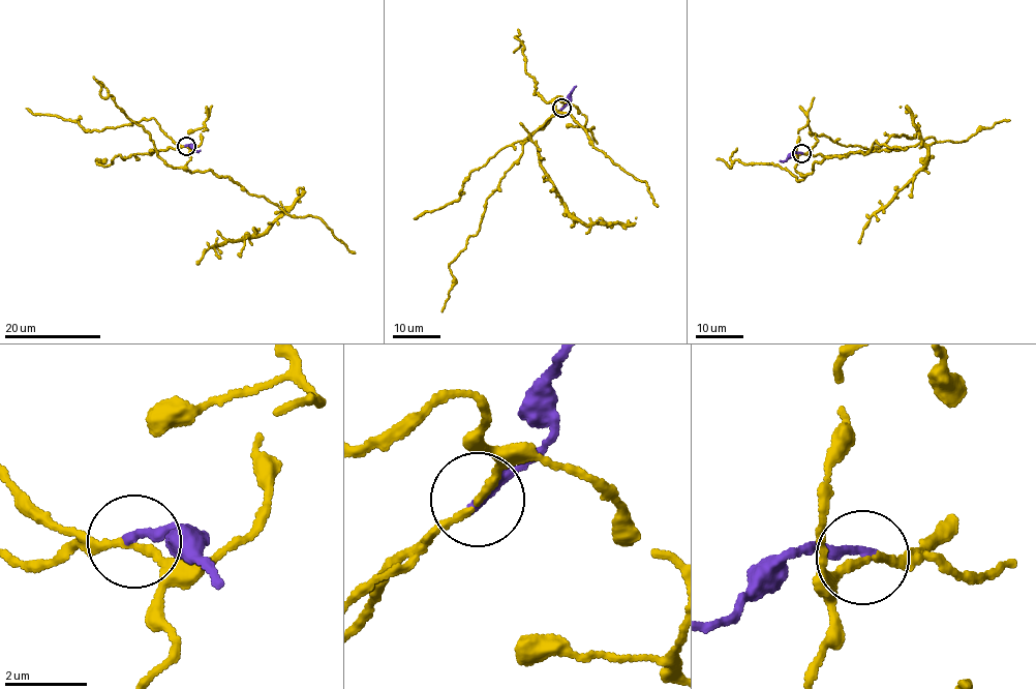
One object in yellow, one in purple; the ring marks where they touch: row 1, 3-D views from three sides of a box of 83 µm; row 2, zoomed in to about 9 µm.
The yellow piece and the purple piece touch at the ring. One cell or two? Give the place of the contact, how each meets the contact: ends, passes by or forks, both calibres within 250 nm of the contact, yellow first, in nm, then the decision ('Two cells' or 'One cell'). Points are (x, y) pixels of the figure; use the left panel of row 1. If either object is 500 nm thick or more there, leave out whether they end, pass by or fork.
Place: (186, 146). At the ring yellow passes by. At the ring purple ends. Thickness 160 nm (yellow) against 200 nm. Two cells

